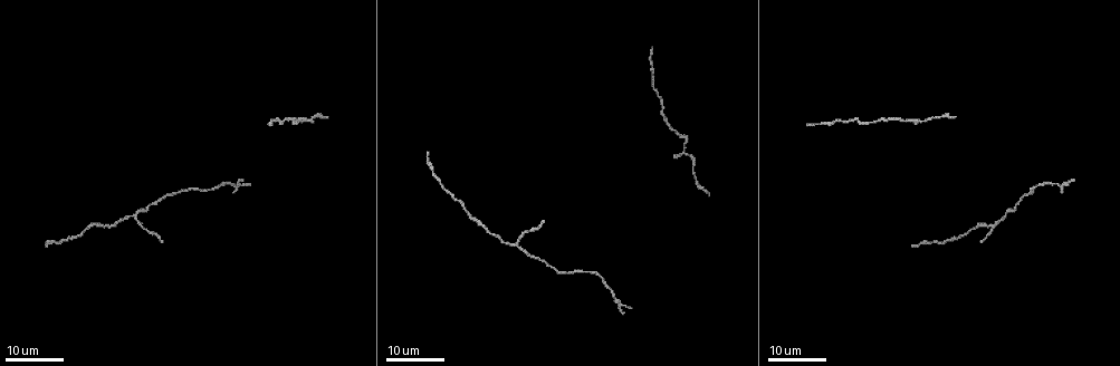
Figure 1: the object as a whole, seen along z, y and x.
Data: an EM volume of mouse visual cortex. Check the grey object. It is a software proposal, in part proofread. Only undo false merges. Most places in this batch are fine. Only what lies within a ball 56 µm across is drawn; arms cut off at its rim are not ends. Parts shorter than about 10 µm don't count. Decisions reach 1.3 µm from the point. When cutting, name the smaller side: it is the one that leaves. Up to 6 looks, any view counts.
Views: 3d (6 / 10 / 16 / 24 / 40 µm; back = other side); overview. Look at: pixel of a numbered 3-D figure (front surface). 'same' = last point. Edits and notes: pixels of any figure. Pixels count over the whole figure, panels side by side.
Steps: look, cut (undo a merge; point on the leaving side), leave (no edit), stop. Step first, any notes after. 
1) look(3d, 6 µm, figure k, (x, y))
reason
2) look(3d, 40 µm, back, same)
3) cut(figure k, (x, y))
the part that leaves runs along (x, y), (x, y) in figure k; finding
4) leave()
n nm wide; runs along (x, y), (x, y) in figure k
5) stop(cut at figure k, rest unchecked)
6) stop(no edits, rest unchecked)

look(3d, 16 µm, figure 1, (871, 121))
thin neck

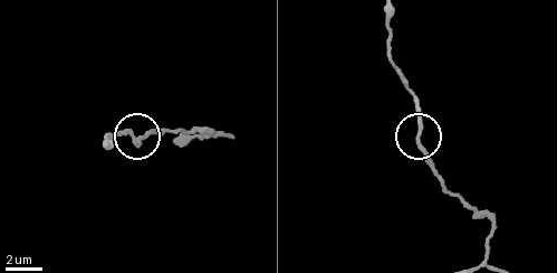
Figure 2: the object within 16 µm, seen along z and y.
look(3d, 6 µm, figure 2, (418, 136))

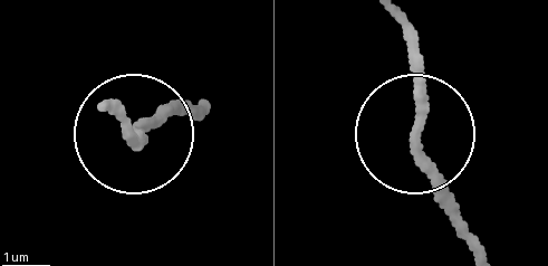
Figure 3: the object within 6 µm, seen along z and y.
leave()
all the same cell

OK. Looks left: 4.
look(3d, 24 µm, figure 1, (687, 152))
small branch off a trunk

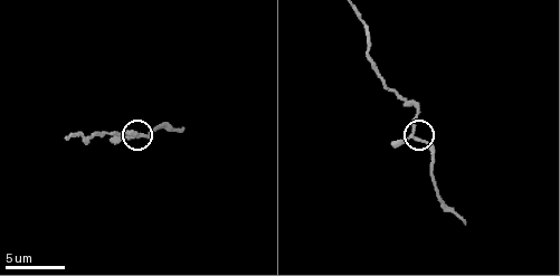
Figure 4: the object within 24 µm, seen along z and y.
look(3d, 6 µm, figure 4, (418, 138))
zoom in

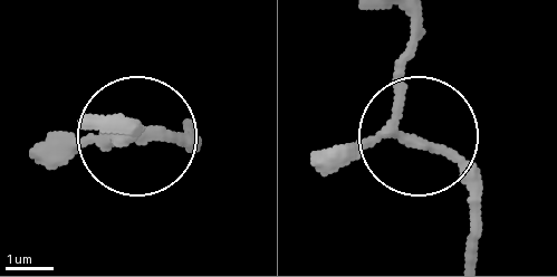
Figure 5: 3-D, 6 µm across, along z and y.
leave()
continuous, no second cell

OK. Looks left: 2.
look(3d, 16 µm, figure 1, (976, 226))
sudden change in width

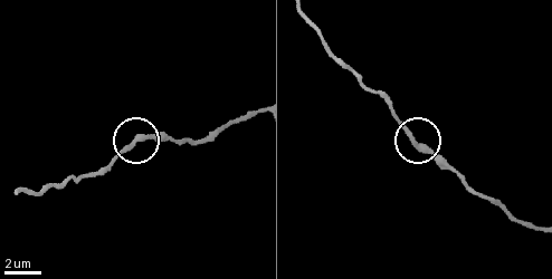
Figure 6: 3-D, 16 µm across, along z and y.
look(3d, 10 µm, figure 6, (414, 142))
closer look

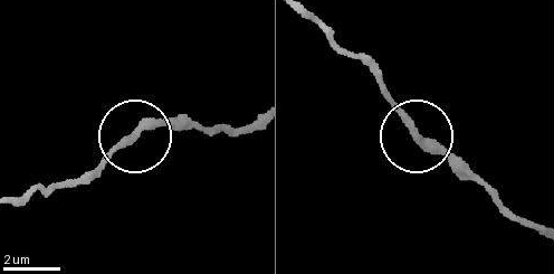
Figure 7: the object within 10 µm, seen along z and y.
leave()
all the same cell

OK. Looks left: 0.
stop(no edits, rest unchecked)

